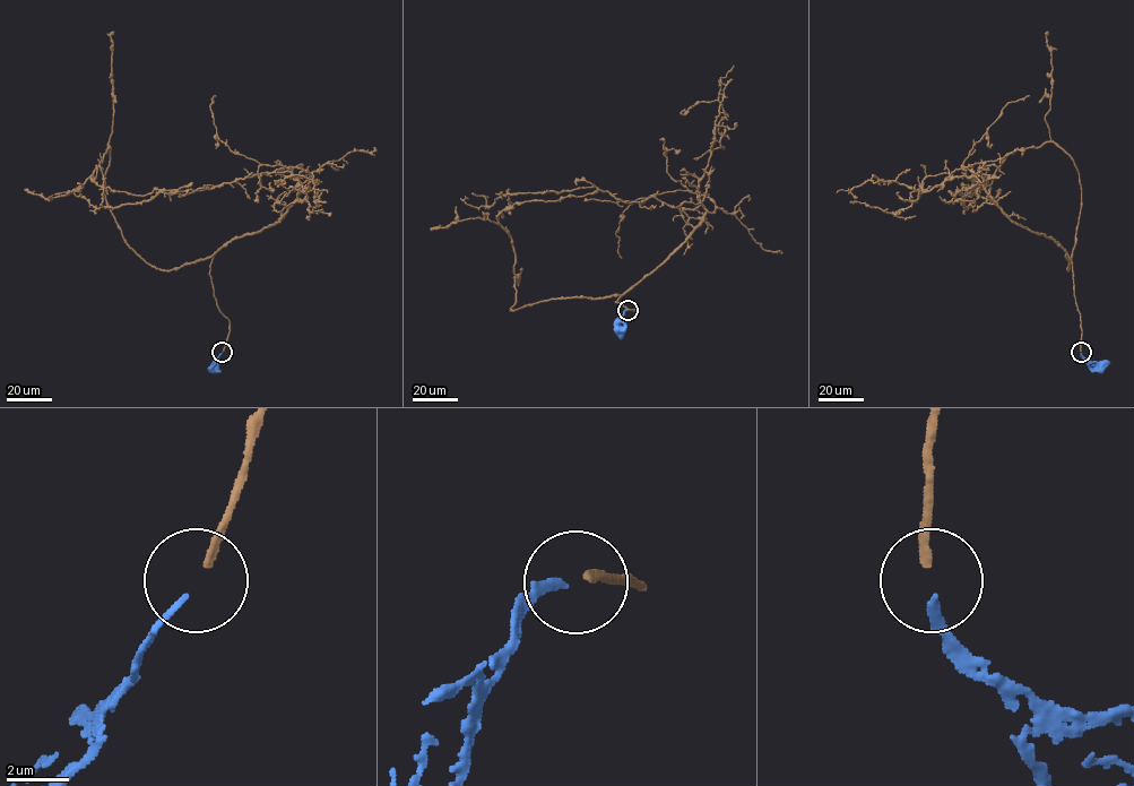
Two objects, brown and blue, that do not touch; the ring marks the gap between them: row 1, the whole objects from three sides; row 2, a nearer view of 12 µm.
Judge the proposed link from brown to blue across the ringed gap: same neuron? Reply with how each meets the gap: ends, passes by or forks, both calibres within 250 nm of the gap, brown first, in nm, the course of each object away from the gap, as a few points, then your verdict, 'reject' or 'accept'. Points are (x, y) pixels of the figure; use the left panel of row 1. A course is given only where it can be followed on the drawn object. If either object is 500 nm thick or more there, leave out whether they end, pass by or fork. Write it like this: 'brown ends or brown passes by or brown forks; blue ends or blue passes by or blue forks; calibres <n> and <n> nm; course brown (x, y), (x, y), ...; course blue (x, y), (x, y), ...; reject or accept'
brown ends; blue ends; calibres 240 and 220 nm; course brown (223, 351), (228, 320), (214, 295), (213, 256), (277, 222), (296, 199), (294, 175), (114, 207), (62, 197); course blue (222, 353), (213, 363), (210, 369), (214, 369); accept

